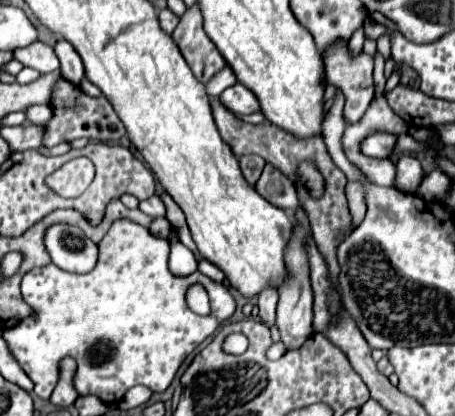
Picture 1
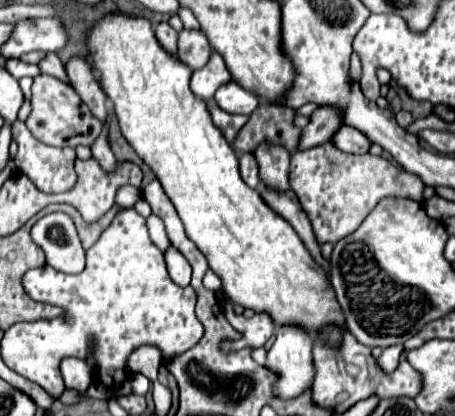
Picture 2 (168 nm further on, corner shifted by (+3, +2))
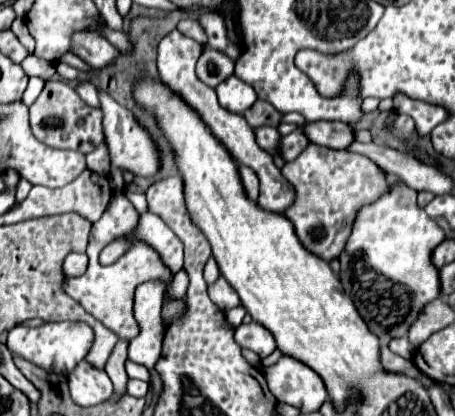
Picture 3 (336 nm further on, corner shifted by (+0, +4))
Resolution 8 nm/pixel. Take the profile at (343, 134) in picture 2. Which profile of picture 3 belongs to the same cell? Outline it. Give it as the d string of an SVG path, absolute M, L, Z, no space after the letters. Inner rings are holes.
M312 121L302 125L304 135L310 143L324 145L328 149L348 149L354 141L354 133L350 125L340 121Z

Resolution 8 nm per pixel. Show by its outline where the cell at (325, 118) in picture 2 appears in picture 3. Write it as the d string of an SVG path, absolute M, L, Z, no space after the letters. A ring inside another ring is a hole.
M298 127L296 131L292 131L286 137L280 137L280 157L284 157L284 161L292 161L296 155L302 153L302 149L308 145L310 141L304 137L302 129Z

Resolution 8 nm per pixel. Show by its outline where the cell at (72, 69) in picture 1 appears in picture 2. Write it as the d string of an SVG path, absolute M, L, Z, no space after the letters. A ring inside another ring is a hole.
M71 57L65 63L65 71L67 71L67 77L69 77L73 89L83 99L83 103L89 105L89 109L95 117L105 121L105 117L107 117L107 107L105 107L107 97L105 97L103 89L99 87L91 65L83 57Z

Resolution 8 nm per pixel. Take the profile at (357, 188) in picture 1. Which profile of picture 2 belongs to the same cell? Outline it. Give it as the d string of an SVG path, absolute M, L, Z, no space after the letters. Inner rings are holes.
M331 141L293 153L289 183L309 215L319 243L337 243L353 233L383 197L407 197L423 201L425 189L425 183L421 183L417 175L409 175L403 169L391 169L387 159L370 153L345 155L341 149L333 147Z

